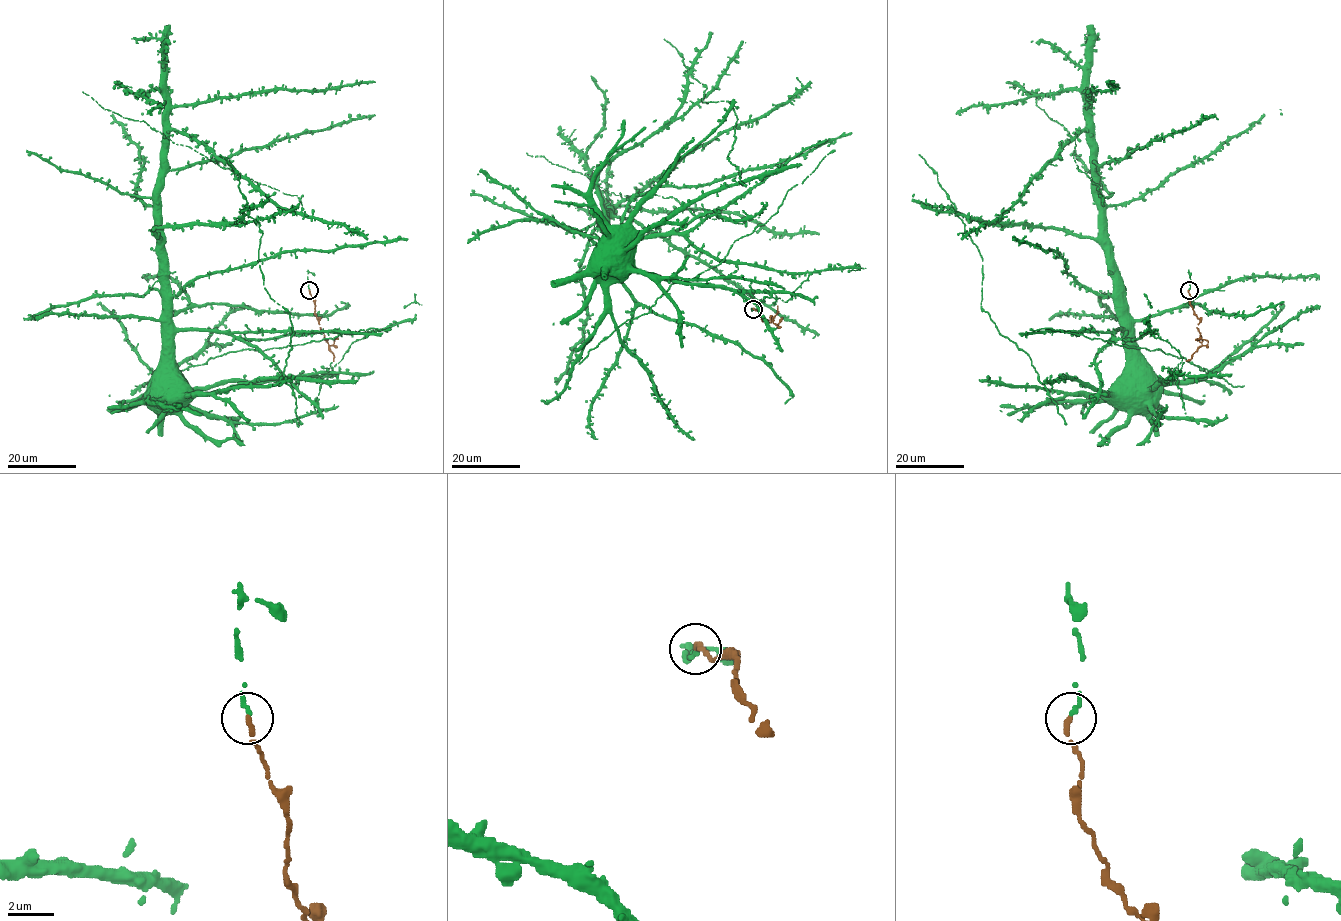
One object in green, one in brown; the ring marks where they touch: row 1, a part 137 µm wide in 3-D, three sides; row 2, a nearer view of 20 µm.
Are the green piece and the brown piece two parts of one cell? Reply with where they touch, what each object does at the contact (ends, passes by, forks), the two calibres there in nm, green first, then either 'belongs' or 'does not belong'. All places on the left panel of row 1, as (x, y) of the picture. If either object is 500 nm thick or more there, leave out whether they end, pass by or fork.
place (309, 290); green ends; brown ends; calibres 220 and 240 nm; belongs

